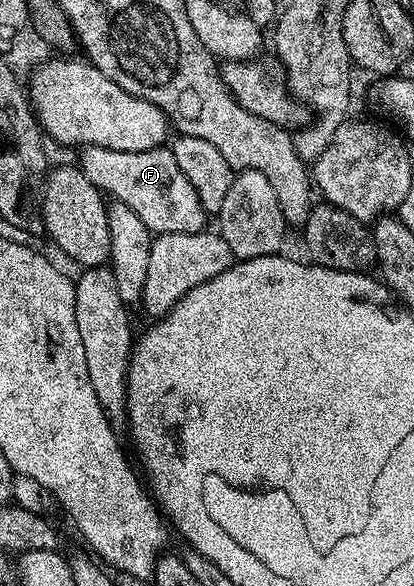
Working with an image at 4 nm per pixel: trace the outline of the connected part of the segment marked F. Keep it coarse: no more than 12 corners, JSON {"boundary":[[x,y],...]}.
{"boundary":[[173,149],[81,151],[80,168],[151,235],[208,215]]}

